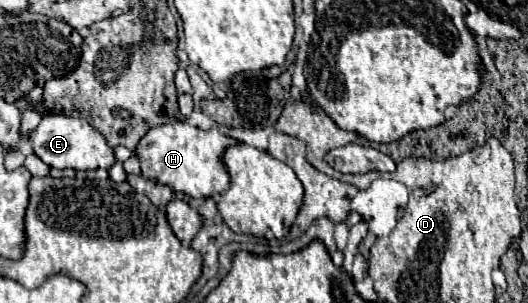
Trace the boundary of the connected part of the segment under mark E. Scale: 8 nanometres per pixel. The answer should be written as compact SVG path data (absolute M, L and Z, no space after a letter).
M46 113L40 121L40 125L30 131L28 143L34 149L34 155L38 155L46 165L56 169L110 169L116 163L114 149L108 145L106 137L98 133L86 119L80 117L68 117L68 115L56 115Z

